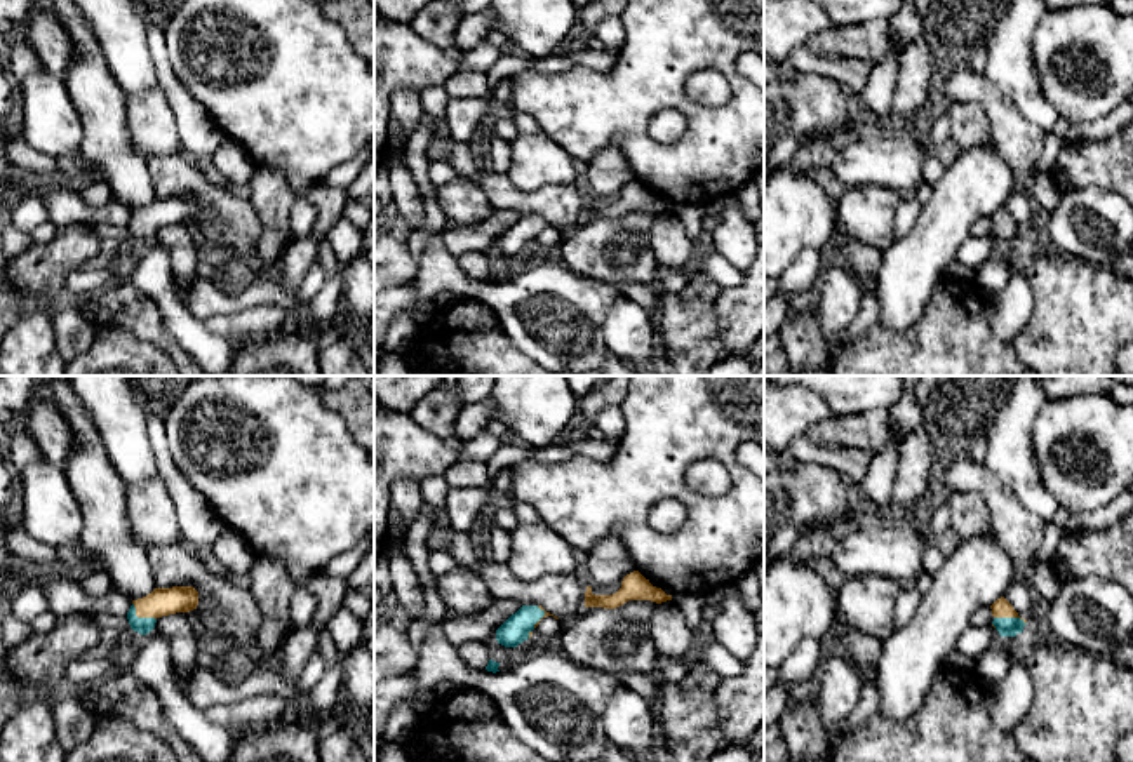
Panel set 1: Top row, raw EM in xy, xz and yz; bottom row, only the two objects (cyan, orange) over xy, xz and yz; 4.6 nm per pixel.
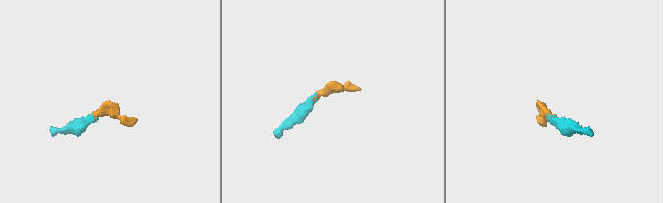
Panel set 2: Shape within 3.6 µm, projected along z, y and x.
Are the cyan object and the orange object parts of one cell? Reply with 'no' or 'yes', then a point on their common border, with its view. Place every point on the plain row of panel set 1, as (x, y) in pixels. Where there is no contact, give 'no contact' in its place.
yes; contact yz (1010, 228)

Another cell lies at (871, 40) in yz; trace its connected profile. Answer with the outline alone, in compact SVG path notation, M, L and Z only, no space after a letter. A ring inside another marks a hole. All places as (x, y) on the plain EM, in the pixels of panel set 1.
M872 19L858 24L832 24L811 35L806 45L816 54L858 57L881 63L893 54L891 19Z

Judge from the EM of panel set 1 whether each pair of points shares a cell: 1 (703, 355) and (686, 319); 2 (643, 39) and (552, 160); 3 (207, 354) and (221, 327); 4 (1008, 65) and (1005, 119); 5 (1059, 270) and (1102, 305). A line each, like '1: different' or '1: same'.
1: same
2: different
3: different
4: different
5: same

